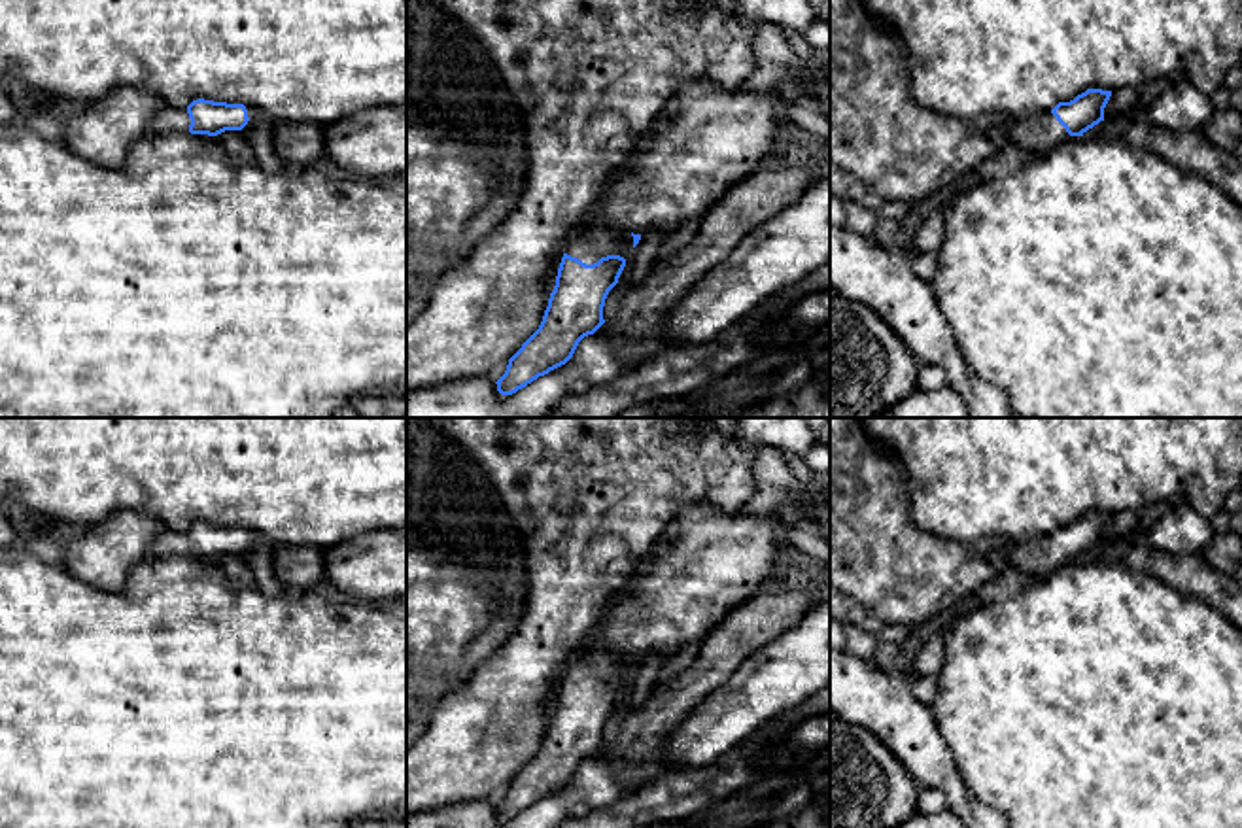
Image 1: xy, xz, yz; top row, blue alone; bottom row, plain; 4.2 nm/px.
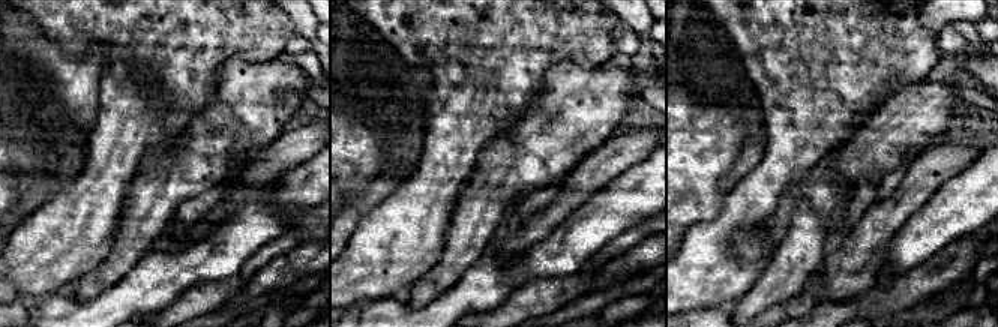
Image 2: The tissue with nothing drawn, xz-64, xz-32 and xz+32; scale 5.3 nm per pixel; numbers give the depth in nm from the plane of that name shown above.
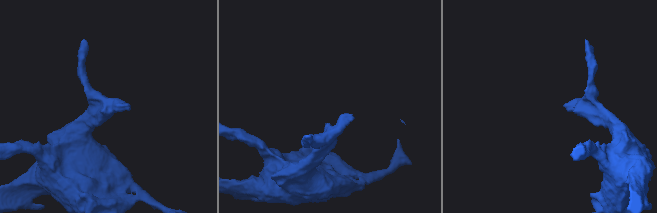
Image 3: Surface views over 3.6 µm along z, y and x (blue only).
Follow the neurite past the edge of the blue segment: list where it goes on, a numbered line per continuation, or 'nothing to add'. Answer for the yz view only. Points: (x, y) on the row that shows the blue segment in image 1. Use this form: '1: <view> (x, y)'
1: yz (1036, 135)

